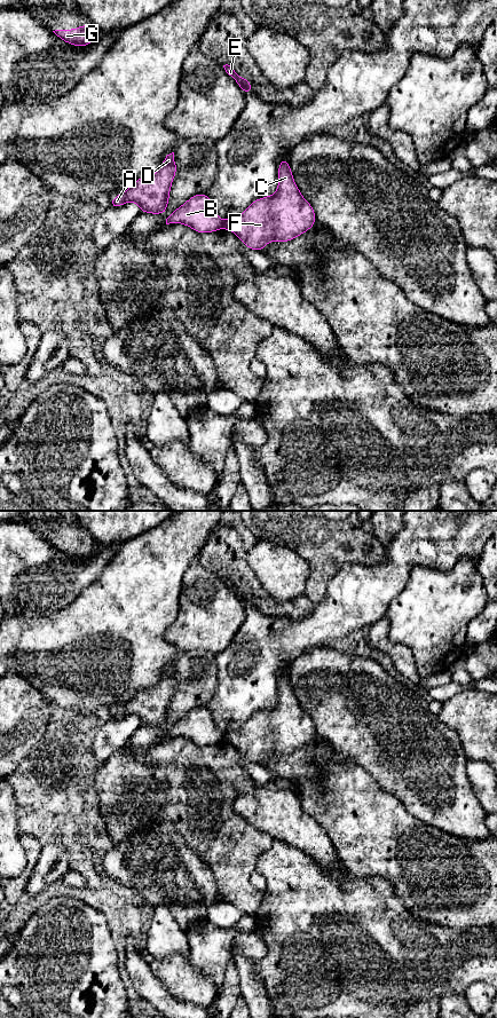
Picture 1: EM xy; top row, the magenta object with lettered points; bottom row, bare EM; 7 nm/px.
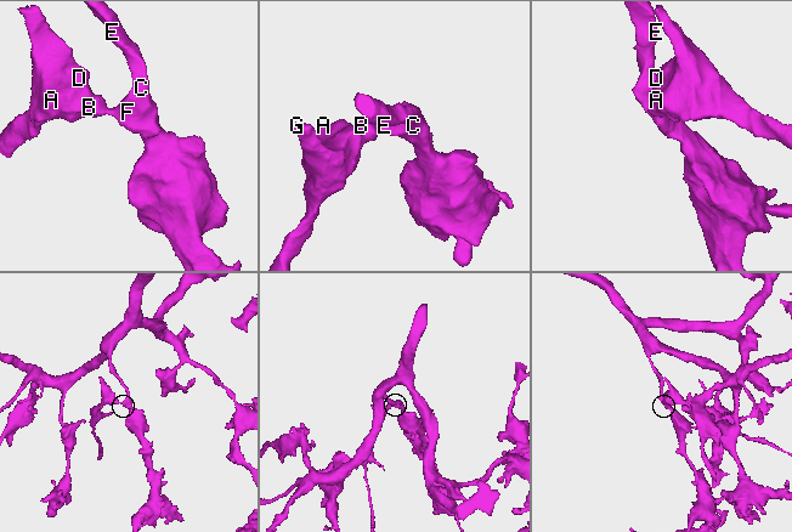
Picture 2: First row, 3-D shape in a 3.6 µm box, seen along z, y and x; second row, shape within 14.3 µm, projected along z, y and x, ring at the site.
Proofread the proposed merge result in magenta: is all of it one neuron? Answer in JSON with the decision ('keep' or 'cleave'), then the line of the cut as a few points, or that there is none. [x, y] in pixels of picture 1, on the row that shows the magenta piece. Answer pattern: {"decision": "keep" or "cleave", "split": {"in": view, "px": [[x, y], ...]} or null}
{"decision": "cleave", "split": {"in": "xy", "px": [[222, 221], [223, 227]]}}

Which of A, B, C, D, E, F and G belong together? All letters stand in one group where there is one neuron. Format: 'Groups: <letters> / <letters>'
Groups: A B D G / C E F

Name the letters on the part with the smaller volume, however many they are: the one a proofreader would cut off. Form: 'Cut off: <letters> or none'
Cut off: A, B, D, G

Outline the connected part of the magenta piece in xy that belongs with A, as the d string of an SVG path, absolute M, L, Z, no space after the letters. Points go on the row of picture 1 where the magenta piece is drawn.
M174 152L167 155L159 171L151 176L139 177L125 192L111 199L110 208L134 202L143 213L163 214L169 200L169 190L178 167Z

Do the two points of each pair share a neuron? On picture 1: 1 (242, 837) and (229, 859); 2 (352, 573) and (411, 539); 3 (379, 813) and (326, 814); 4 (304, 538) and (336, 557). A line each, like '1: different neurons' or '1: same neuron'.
1: same neuron
2: same neuron
3: same neuron
4: same neuron

